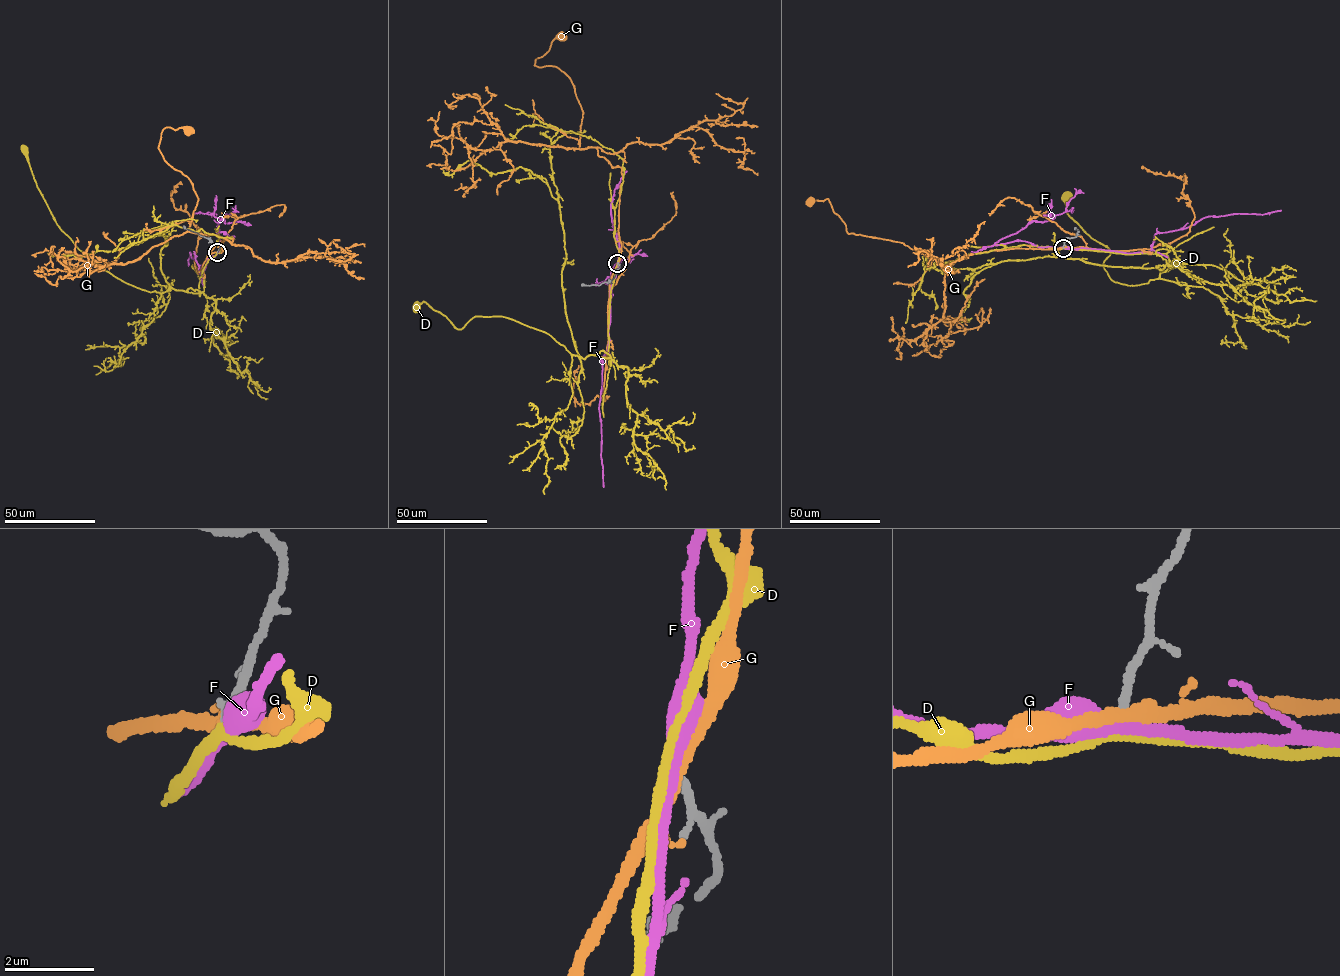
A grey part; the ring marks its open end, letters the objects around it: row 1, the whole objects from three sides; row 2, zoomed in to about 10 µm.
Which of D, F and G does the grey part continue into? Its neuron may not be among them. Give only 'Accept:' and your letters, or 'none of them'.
Accept: D

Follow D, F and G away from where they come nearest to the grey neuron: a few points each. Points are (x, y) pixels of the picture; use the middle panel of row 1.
D: (617, 263), (611, 365), (503, 316), (474, 316), (459, 329), (426, 302), (416, 307)
F: (617, 263), (610, 293), (608, 346), (602, 359), (599, 410), (603, 487)
G: (617, 263), (621, 168), (595, 147), (579, 149), (583, 112), (570, 78), (534, 64), (561, 37)

